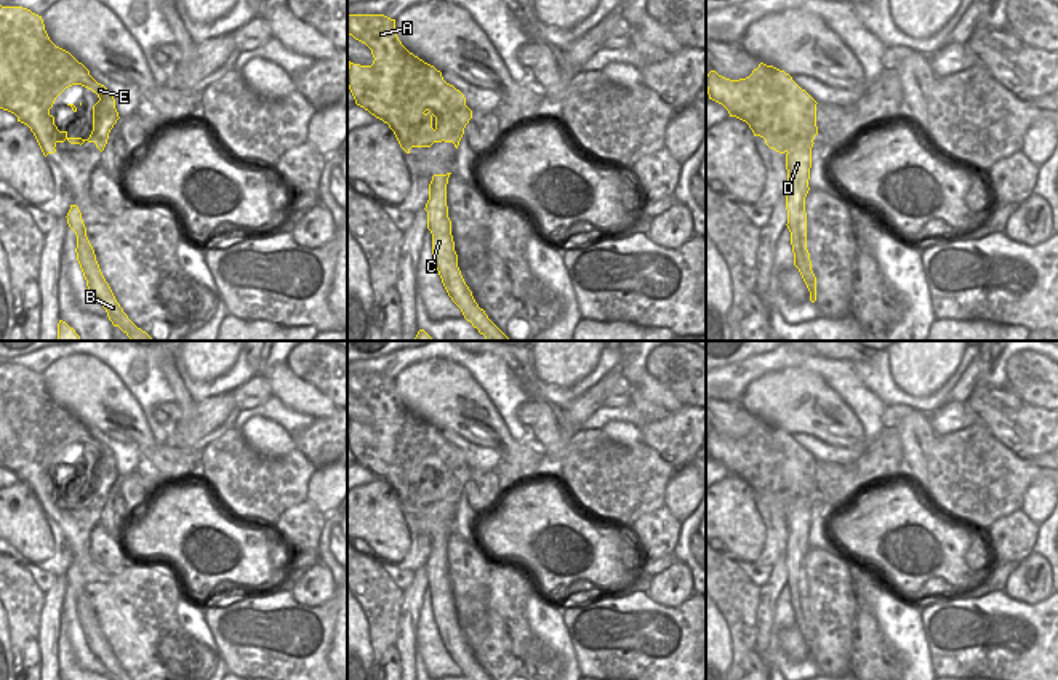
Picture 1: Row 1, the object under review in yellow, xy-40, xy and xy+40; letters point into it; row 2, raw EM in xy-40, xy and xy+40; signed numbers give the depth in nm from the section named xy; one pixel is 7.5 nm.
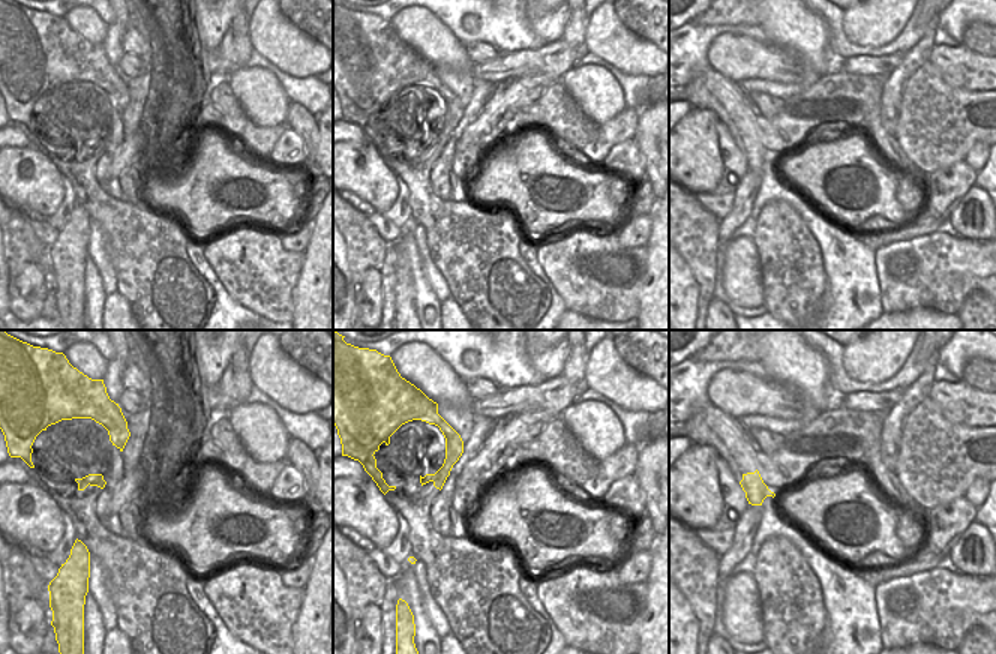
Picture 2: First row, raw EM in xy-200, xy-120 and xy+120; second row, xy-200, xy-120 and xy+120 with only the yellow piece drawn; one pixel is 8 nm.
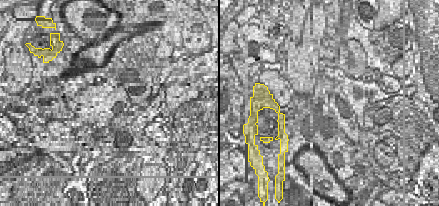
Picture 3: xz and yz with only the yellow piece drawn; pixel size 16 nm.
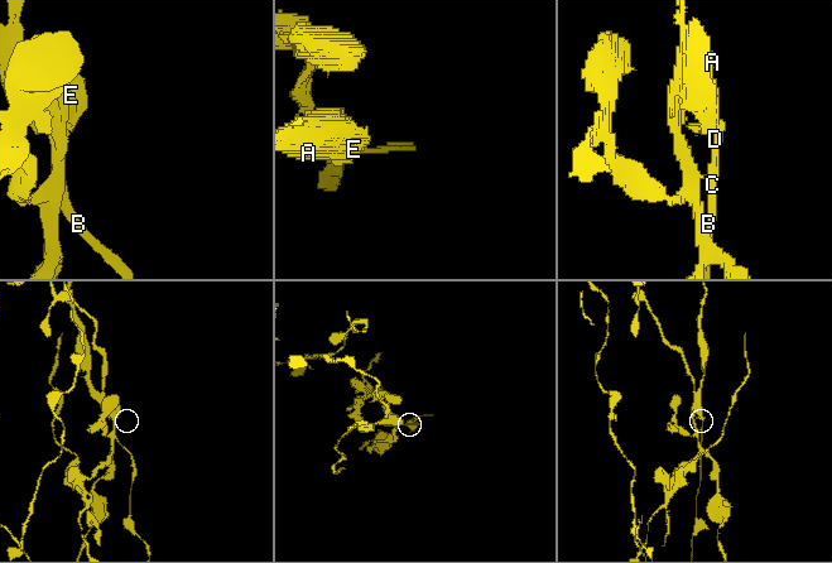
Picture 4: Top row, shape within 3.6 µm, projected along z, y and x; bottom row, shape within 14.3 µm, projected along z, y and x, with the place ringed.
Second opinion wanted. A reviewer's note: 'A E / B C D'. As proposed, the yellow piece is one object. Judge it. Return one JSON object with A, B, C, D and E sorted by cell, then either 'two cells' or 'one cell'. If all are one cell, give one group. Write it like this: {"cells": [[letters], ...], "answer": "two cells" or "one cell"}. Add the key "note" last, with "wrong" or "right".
{"cells": [["A", "E"], ["B", "C", "D"]], "answer": "two cells", "note": "right"}

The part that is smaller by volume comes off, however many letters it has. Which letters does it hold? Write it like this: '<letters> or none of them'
B, C, D

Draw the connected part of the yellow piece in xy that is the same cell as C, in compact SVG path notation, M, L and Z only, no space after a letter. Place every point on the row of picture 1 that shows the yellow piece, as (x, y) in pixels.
M451 173L434 174L426 203L427 229L432 234L432 254L442 283L451 301L461 309L464 318L485 336L487 341L509 341L509 338L488 318L475 302L458 267L458 254L451 235L451 221L447 206L447 184Z

